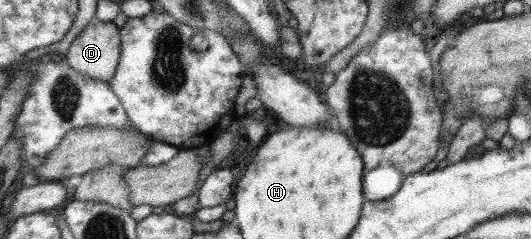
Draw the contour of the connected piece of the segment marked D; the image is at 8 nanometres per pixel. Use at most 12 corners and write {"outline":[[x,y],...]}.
{"outline":[[87,24],[64,61],[110,81],[121,58],[119,28]]}

